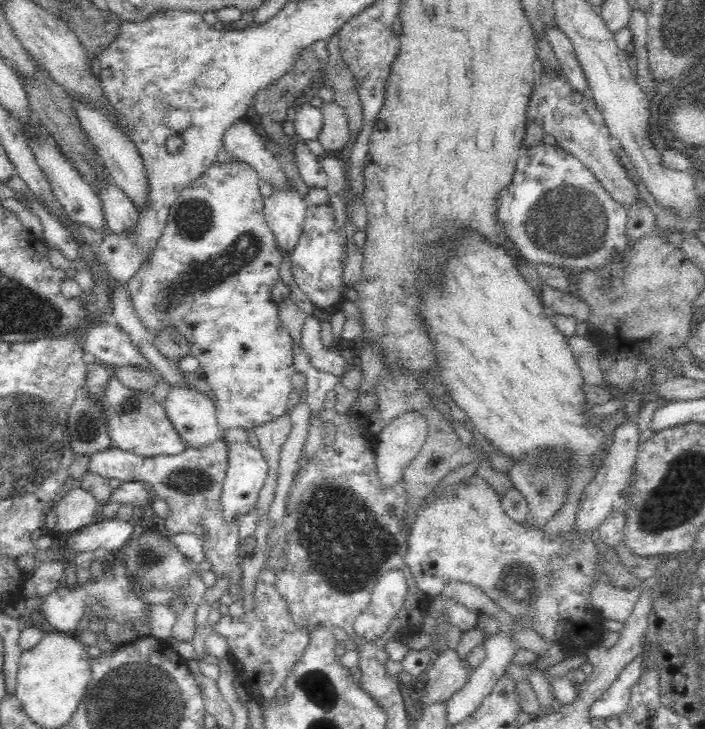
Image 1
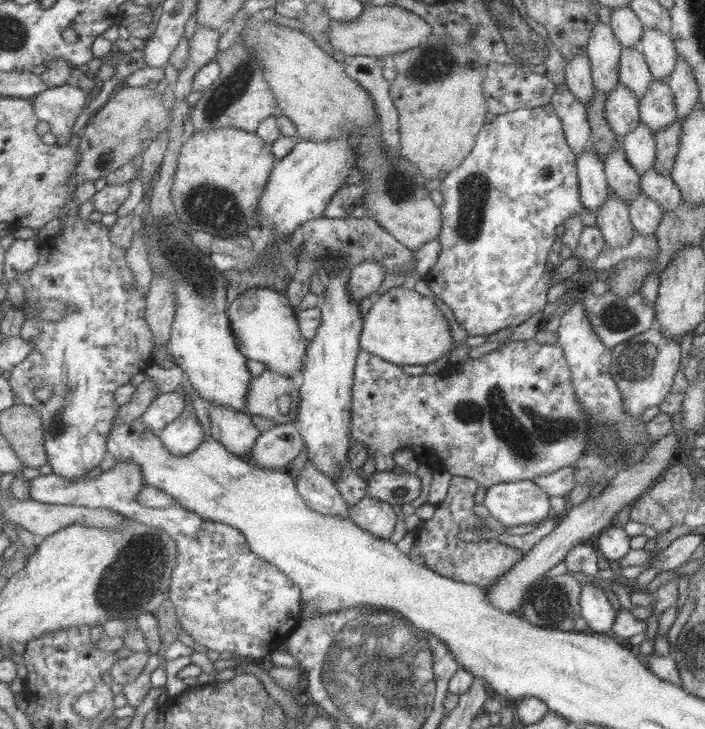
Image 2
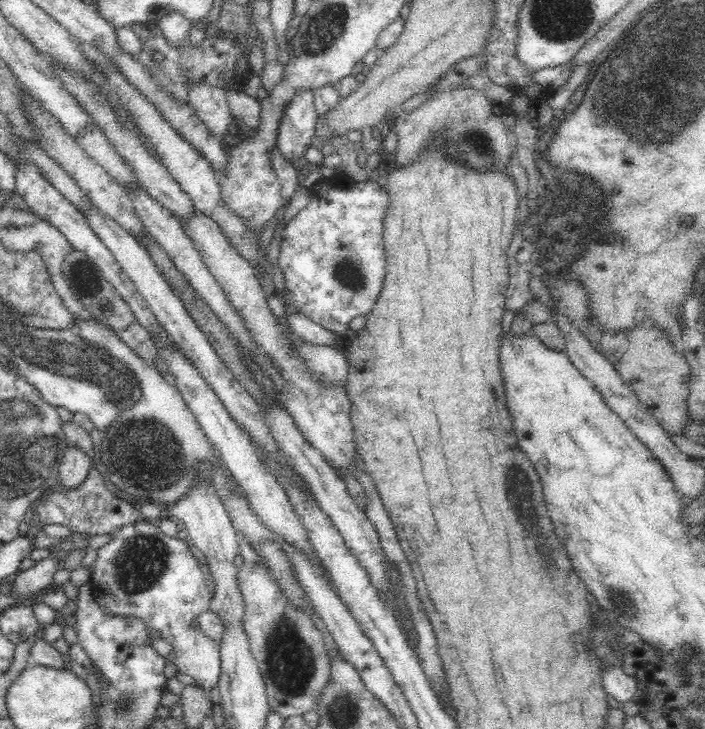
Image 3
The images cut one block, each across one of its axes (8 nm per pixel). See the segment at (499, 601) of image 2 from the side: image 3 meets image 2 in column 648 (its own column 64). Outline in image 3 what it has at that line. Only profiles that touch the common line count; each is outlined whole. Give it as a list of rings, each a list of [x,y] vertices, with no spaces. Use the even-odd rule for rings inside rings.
[[[68,446],[59,461],[59,482],[63,488],[74,488],[86,478],[93,461],[78,447]]]

